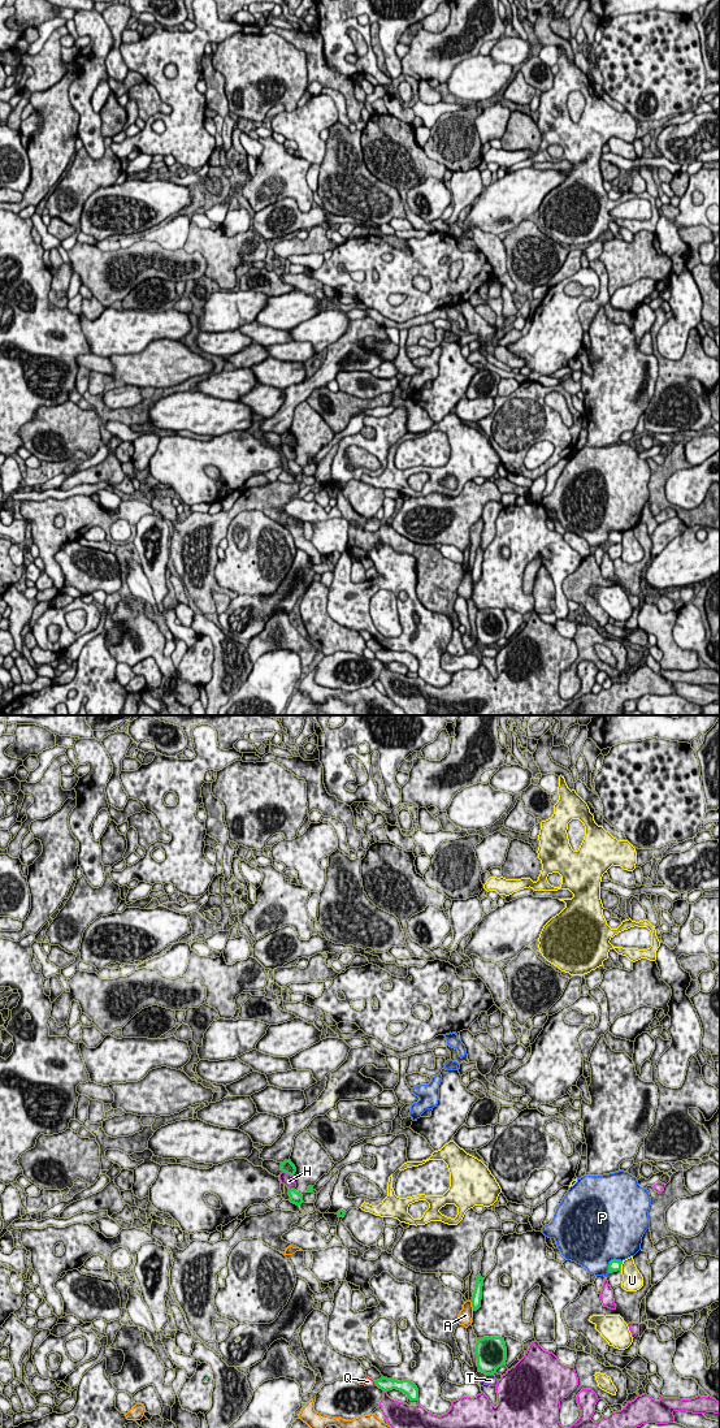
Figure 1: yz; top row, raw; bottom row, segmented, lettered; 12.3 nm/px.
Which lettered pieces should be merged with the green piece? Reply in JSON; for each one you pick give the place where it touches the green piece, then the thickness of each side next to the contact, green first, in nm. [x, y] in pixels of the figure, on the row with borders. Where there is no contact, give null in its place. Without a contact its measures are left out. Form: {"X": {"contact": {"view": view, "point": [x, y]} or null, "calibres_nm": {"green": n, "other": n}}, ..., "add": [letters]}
{"add": []}

